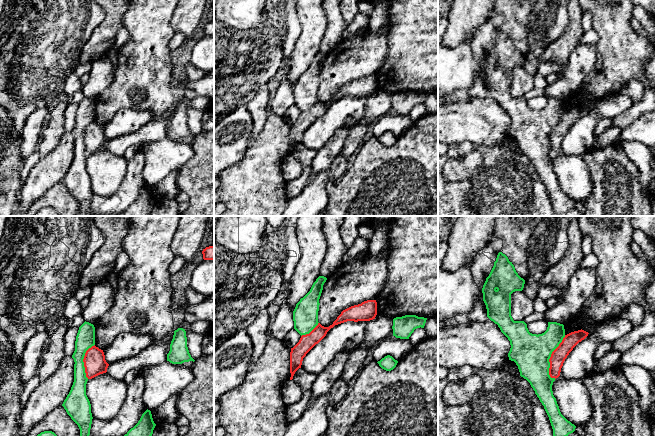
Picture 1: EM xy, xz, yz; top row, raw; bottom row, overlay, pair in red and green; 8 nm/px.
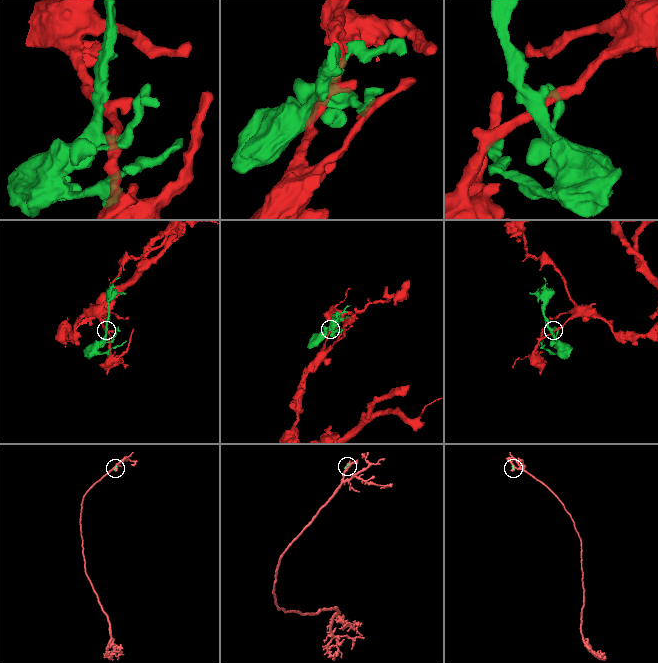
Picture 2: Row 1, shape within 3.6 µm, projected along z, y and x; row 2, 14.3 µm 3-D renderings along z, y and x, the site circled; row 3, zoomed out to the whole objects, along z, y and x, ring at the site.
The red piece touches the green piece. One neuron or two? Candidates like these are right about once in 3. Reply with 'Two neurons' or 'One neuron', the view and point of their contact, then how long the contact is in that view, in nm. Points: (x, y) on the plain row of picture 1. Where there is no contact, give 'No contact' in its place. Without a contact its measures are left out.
Two neurons. Touches red at yz (550, 133). Shared border 360 nm

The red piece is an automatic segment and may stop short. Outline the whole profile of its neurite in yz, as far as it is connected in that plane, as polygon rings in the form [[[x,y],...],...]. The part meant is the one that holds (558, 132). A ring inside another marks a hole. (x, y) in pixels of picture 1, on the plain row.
[[[581,105],[565,111],[559,122],[552,128],[549,135],[549,151],[551,154],[556,155],[560,152],[561,144],[569,129],[579,118],[584,116],[588,110],[588,108]]]

